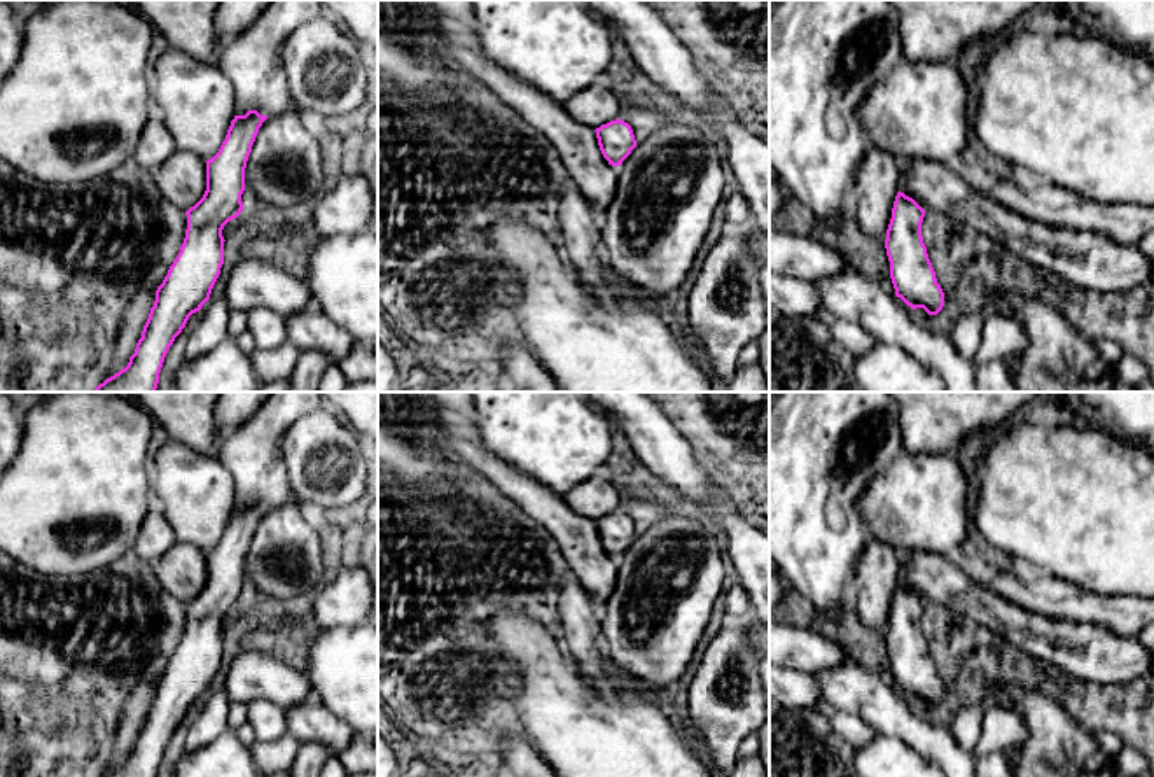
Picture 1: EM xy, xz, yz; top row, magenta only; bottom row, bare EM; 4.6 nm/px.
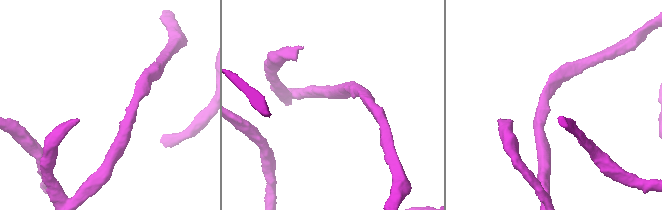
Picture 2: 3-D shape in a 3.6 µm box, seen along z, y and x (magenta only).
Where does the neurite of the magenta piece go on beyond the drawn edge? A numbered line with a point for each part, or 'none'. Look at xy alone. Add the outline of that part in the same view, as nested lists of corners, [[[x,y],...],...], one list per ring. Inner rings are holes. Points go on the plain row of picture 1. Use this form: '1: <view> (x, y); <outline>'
1: xy (182, 569); [[[175,542],[154,567],[163,588],[185,604],[206,583],[206,553],[184,542]]]

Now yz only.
1: yz (1091, 653); [[[899,555],[899,583],[925,604],[946,606],[995,632],[1004,642],[1082,681],[1133,682],[1149,677],[1151,653],[1137,637],[1033,614],[974,581],[944,555]]]

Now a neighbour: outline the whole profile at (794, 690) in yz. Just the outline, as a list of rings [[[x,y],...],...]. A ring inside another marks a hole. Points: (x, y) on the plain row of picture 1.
[[[769,662],[769,698],[787,709],[815,712],[825,700],[820,684],[803,672],[787,670]]]

